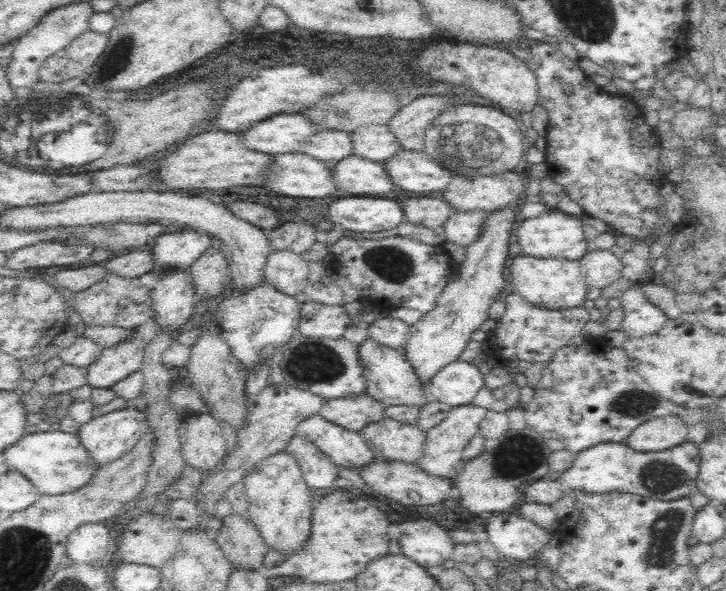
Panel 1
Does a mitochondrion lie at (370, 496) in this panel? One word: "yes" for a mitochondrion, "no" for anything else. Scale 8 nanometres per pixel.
no

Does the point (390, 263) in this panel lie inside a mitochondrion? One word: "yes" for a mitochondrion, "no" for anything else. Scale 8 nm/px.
yes

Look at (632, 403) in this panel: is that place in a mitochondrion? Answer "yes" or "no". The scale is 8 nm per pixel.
yes

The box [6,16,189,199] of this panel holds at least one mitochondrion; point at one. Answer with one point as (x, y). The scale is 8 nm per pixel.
(116, 61)

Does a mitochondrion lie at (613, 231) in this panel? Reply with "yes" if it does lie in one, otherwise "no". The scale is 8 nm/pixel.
no

